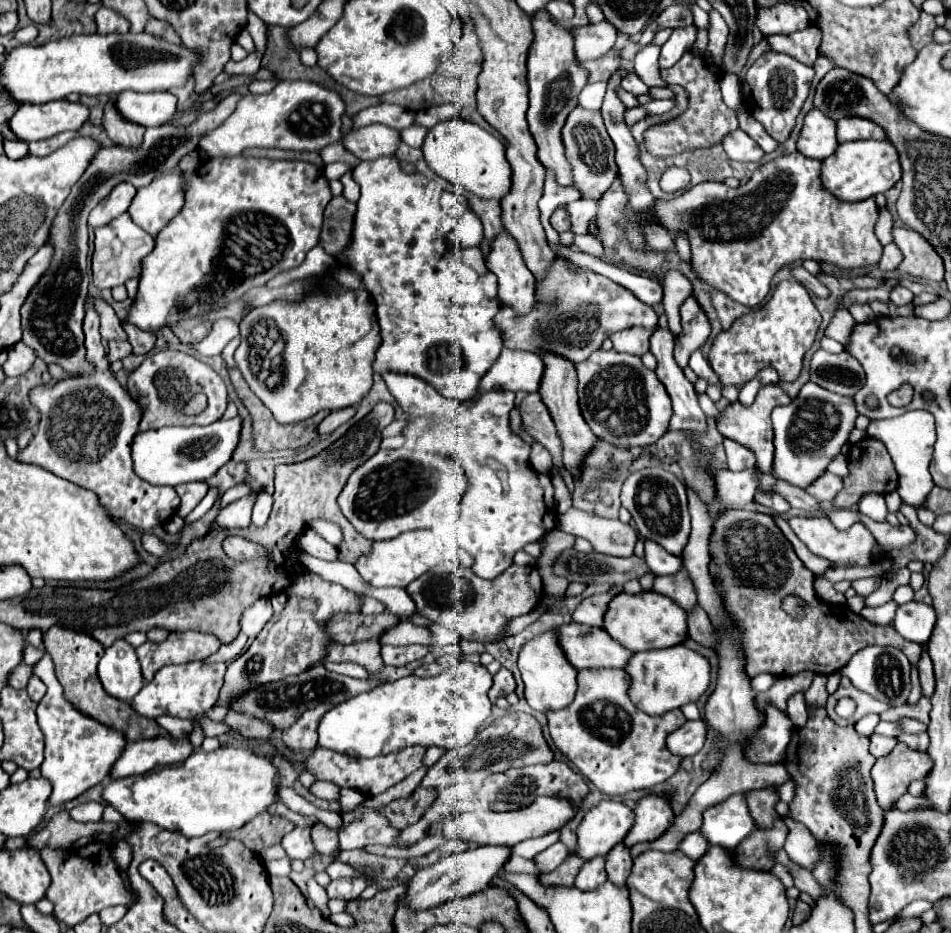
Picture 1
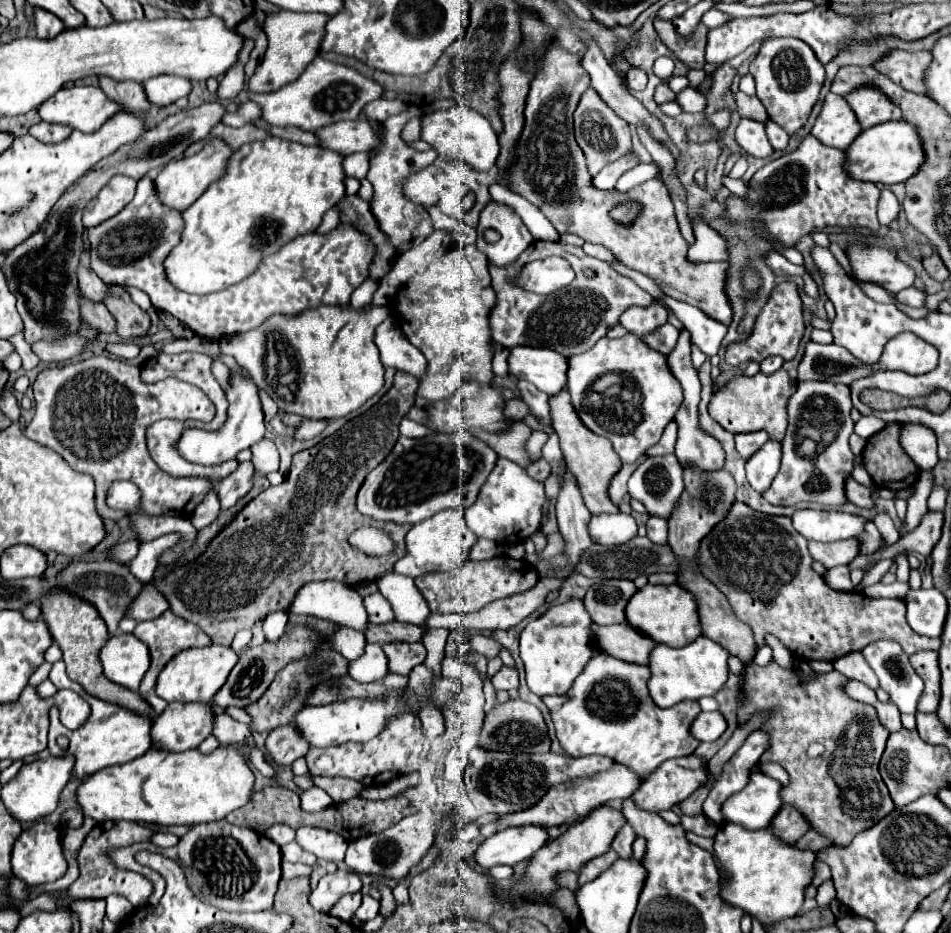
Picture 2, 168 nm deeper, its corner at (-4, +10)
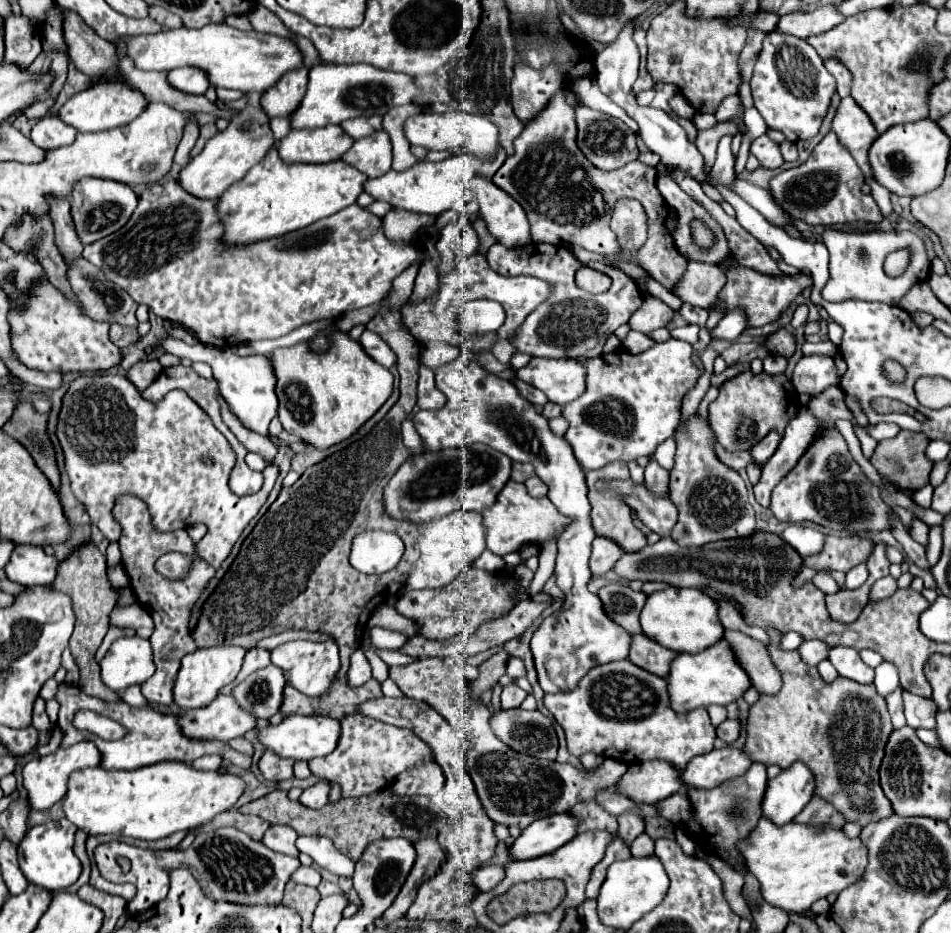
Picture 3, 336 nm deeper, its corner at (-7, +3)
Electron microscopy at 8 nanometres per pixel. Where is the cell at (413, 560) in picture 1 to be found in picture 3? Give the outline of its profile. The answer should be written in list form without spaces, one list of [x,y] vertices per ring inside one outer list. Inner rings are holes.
[[[454,511],[446,517],[440,517],[426,525],[426,531],[418,539],[420,561],[416,563],[414,573],[410,575],[410,589],[426,587],[444,587],[462,575],[486,549],[486,529],[482,525],[482,515],[478,511]]]

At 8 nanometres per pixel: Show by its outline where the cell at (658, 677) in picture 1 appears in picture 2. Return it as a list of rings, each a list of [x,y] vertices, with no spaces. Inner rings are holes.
[[[699,636],[695,642],[683,648],[657,644],[657,648],[649,656],[651,678],[647,680],[647,688],[653,702],[659,708],[671,708],[681,700],[699,700],[703,696],[713,696],[727,680],[727,658],[729,652],[707,636]]]

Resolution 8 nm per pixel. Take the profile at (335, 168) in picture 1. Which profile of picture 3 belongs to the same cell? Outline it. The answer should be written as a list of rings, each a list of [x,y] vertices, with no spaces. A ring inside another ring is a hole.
[[[452,155],[444,161],[418,161],[416,167],[410,167],[406,171],[390,169],[382,177],[368,179],[364,185],[364,191],[370,193],[374,199],[386,201],[398,209],[406,209],[406,211],[420,209],[420,213],[426,213],[426,215],[440,215],[442,211],[448,211],[458,203],[472,201],[470,179],[482,169],[484,169],[484,163],[480,167],[480,159],[474,155]]]

